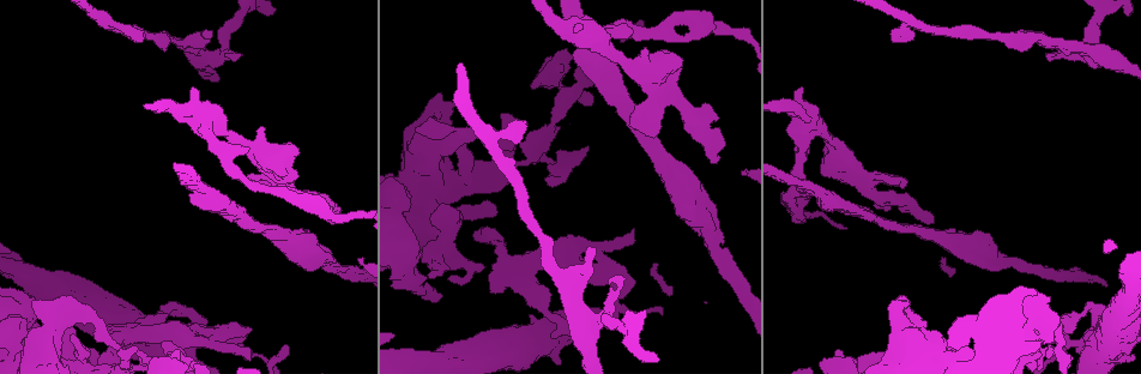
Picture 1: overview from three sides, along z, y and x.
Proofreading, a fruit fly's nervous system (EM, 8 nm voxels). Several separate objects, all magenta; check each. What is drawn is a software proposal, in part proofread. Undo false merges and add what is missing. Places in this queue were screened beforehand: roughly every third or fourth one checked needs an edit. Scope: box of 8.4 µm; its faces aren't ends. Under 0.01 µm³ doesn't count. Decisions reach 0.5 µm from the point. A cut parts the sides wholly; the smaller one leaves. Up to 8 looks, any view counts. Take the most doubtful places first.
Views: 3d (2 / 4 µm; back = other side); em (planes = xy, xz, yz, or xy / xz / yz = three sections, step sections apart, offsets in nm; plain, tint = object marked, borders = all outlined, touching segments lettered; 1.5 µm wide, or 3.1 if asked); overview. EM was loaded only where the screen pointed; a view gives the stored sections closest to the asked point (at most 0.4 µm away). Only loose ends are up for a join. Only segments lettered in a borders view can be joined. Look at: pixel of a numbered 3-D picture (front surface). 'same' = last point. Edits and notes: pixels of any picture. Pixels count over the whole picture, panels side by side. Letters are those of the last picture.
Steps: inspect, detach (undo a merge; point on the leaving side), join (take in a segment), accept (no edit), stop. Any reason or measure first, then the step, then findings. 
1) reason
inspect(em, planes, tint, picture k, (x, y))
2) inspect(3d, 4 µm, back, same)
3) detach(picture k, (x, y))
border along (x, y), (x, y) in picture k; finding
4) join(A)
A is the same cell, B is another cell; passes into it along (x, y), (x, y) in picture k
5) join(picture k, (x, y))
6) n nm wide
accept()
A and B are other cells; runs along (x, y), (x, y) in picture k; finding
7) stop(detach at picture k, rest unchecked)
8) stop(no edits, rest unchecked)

free end
inspect(3d, 4 µm, picture 1, (206, 29))

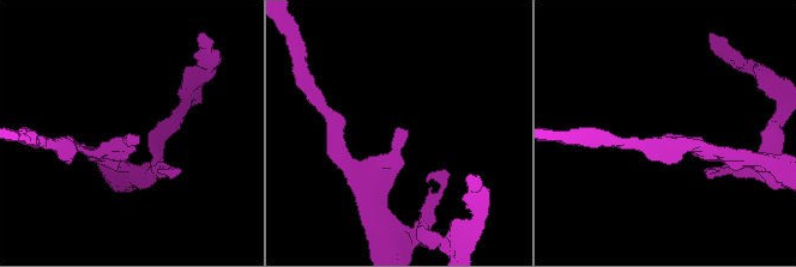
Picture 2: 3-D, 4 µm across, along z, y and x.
inspect(em, planes, plain, picture 2, (401, 128))

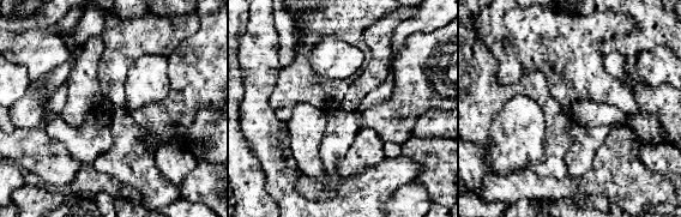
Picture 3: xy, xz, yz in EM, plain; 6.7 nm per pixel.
what lies round it
inspect(em, planes, borders, same)

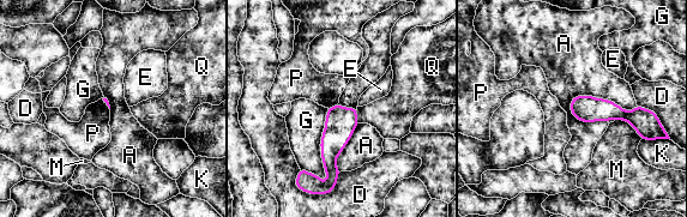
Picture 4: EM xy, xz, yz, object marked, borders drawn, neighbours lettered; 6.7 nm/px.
accept()
A, D, E, G, K, M, P and Q are other cells; border along (637, 106), (576, 95), (570, 112) in picture 4; none of them fits

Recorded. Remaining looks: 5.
sudden change in width
inspect(3d, 4 µm, picture 1, (1106, 56))

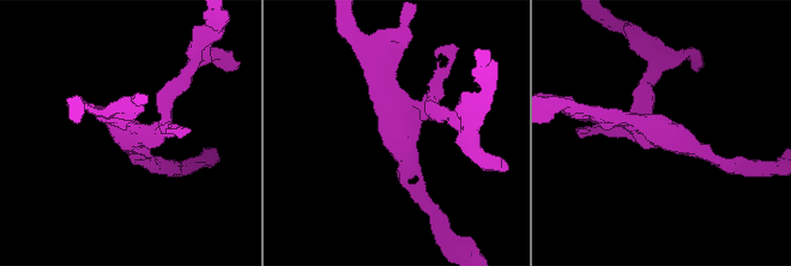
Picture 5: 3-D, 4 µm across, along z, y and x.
4 arms
inspect(em, yz, step 8, borders, picture 5, (131, 135))

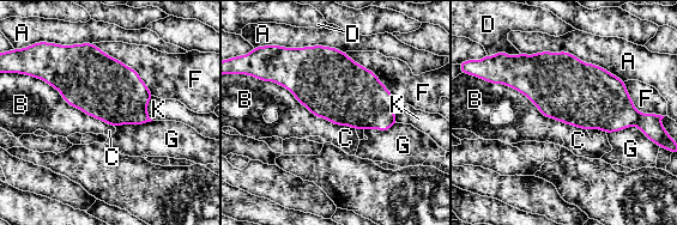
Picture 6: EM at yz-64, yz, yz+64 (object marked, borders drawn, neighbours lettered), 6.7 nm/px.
accept()
A, B, C, D, F, G and K are other cells; border along (520, 53), (496, 52), (491, 56) in picture 6; all the same neuron

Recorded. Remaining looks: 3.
branch stops here
inspect(em, yz, step 8, borders, picture 1, (932, 219))

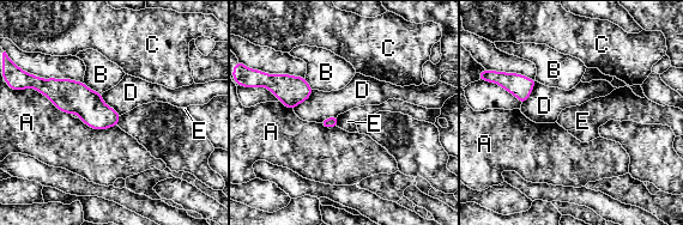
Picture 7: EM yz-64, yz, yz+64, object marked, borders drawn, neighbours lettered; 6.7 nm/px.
inspect(em, planes, borders, same)

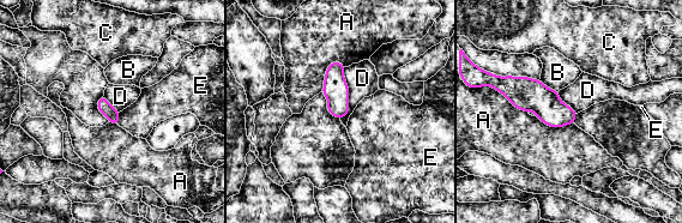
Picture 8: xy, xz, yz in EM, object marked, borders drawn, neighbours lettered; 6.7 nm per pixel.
accept()
A, B, C, D and E are other cells; border along (344, 67), (349, 112), (339, 119) in picture 8; none of them fits

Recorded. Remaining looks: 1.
stop(no edits, rest unchecked)

